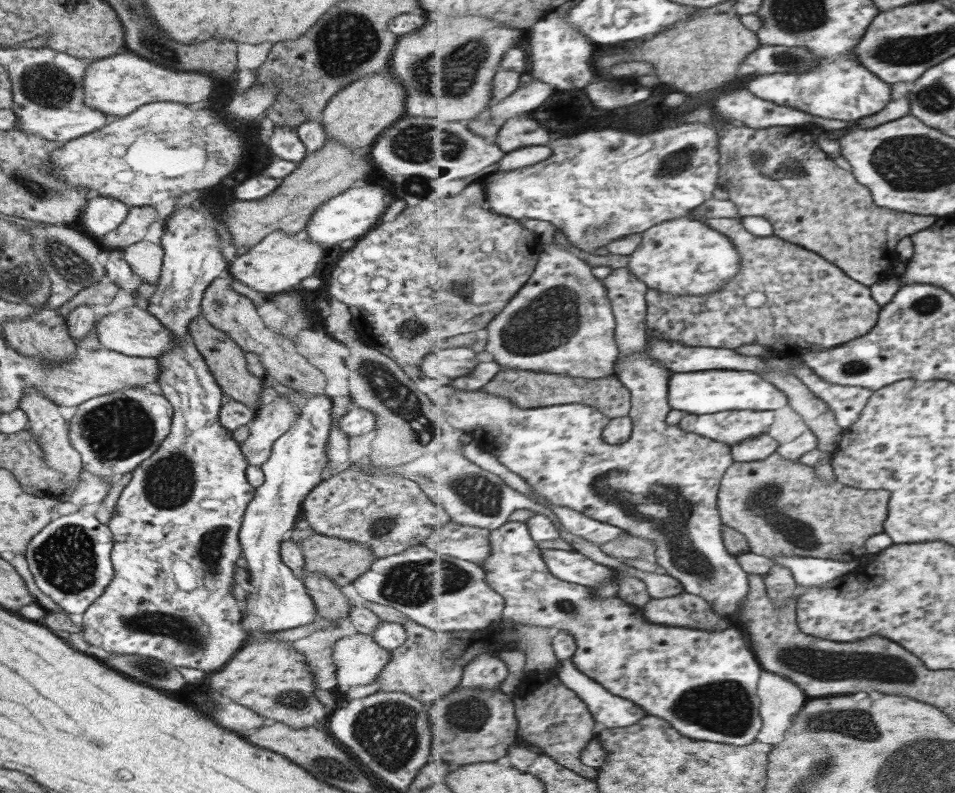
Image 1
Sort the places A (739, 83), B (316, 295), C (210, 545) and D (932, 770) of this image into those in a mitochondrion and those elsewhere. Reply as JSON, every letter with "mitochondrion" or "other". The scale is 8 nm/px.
{"A":"other","B":"other","C":"mitochondrion","D":"mitochondrion"}

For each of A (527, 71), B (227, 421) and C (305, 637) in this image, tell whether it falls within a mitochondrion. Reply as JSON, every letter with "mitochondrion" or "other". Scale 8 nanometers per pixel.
{"A":"other","B":"other","C":"other"}

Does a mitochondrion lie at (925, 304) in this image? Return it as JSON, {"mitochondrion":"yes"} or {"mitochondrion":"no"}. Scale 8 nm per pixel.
{"mitochondrion":"yes"}

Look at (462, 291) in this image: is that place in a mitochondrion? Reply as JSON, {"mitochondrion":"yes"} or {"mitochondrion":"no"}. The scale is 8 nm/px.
{"mitochondrion":"yes"}

